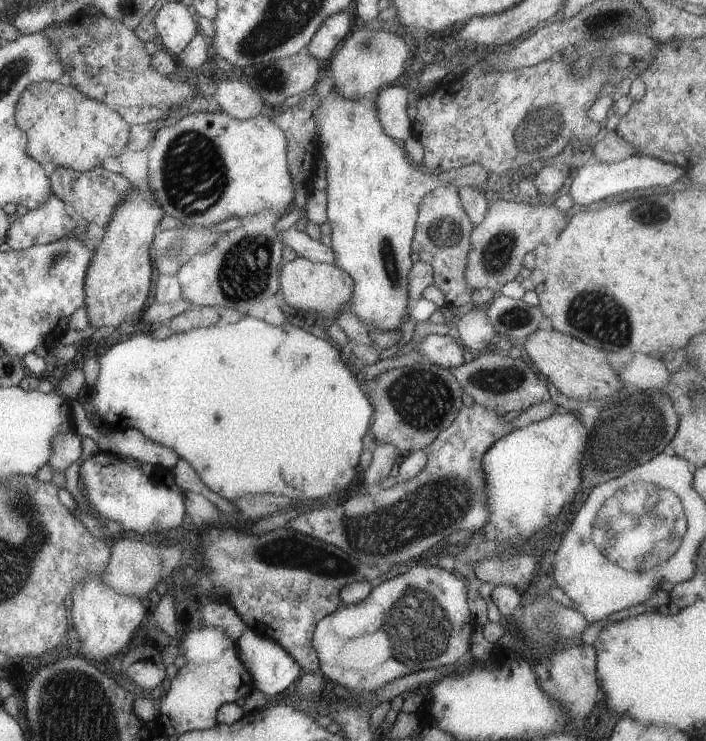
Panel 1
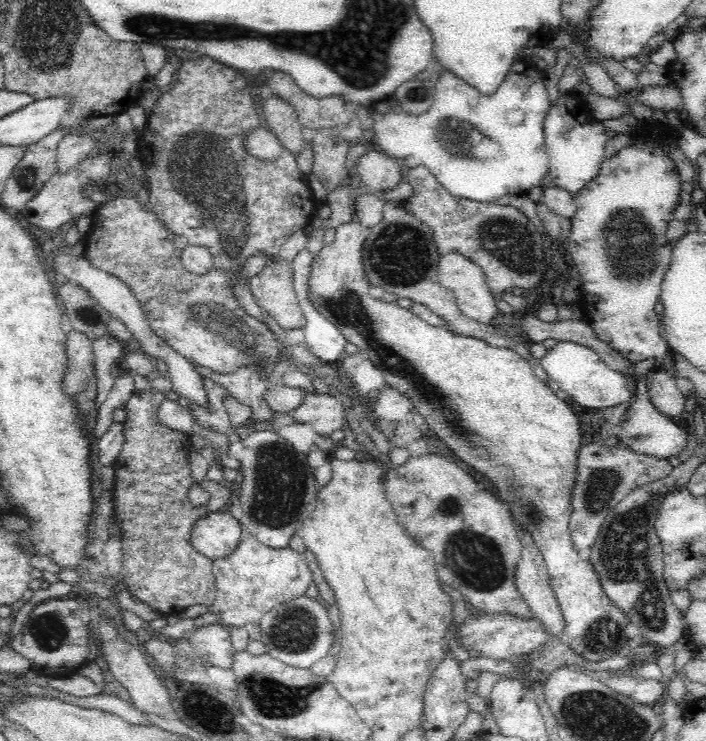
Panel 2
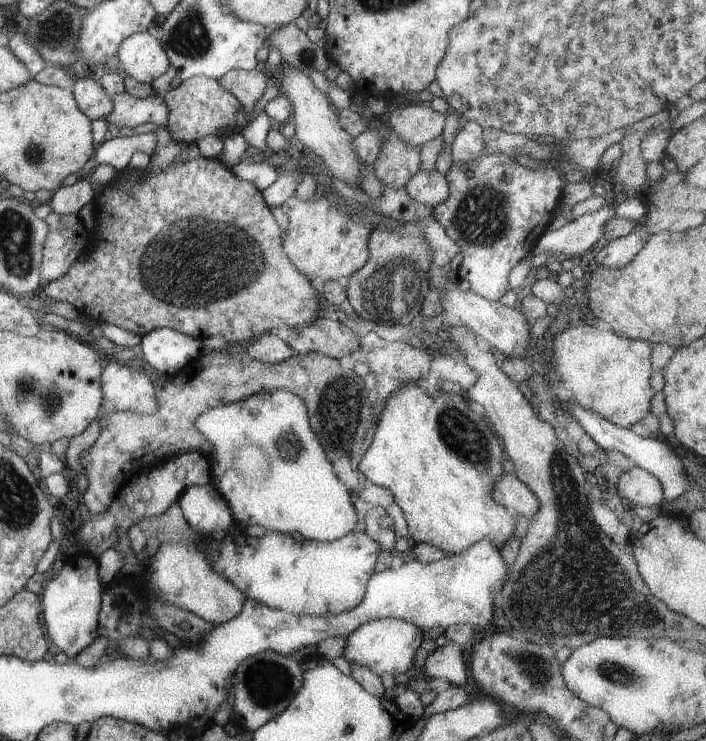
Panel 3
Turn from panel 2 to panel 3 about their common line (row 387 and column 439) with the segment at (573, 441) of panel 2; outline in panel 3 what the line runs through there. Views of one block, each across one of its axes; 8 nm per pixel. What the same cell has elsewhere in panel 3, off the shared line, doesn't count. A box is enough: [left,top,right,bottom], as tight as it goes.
[357,382,515,554]

